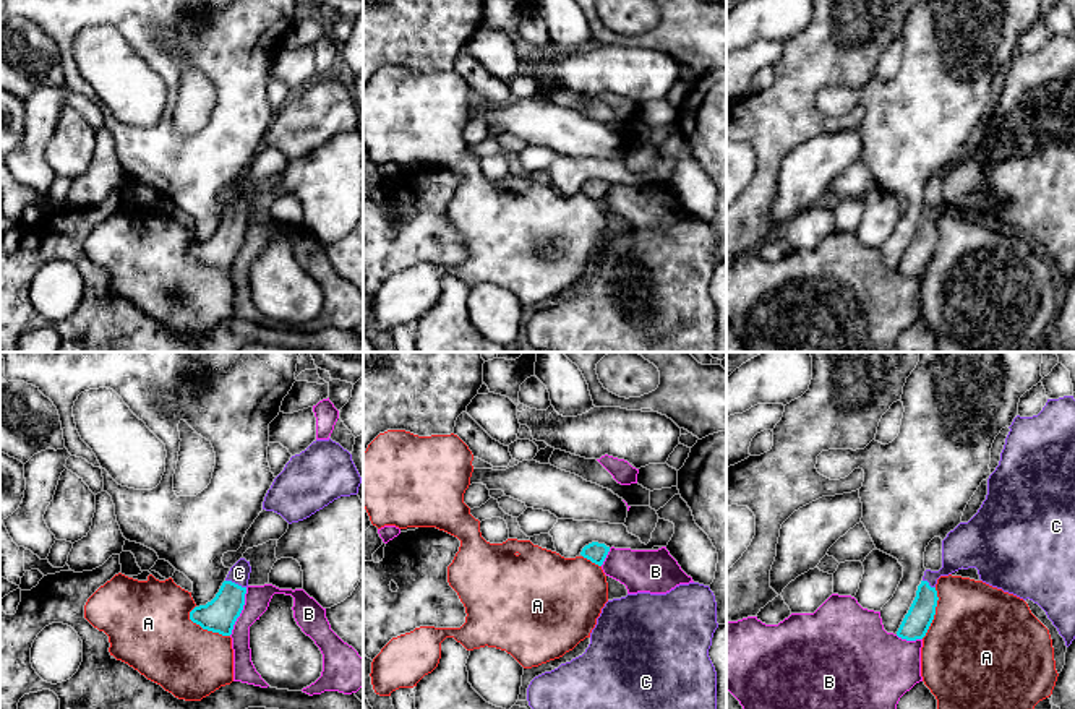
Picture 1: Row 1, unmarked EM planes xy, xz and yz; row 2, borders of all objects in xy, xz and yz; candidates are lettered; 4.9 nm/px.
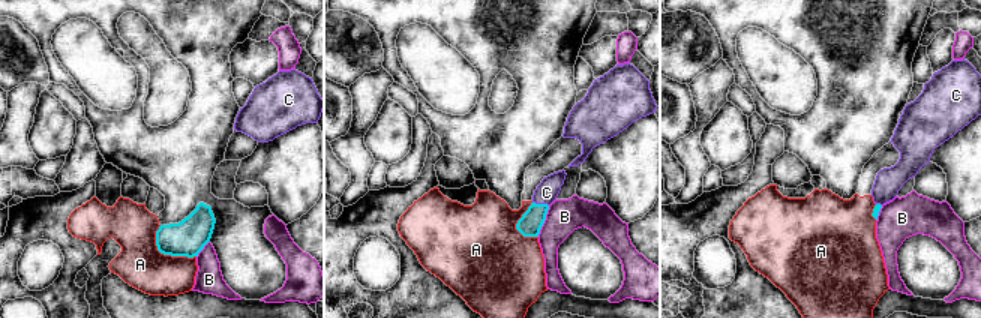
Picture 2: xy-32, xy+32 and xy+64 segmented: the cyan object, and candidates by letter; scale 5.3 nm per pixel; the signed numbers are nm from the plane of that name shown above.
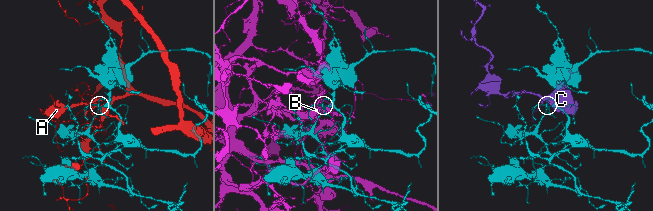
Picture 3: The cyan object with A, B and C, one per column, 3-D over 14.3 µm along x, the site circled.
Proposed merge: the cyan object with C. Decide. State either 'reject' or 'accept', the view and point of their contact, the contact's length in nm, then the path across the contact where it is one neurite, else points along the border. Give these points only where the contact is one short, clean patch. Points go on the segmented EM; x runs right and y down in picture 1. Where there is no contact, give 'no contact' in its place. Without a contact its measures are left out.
accept; meets cyan in xy at (235, 584); contact 110 nm long; runs through xy (219, 615), (227, 605), (235, 584), (239, 573)

